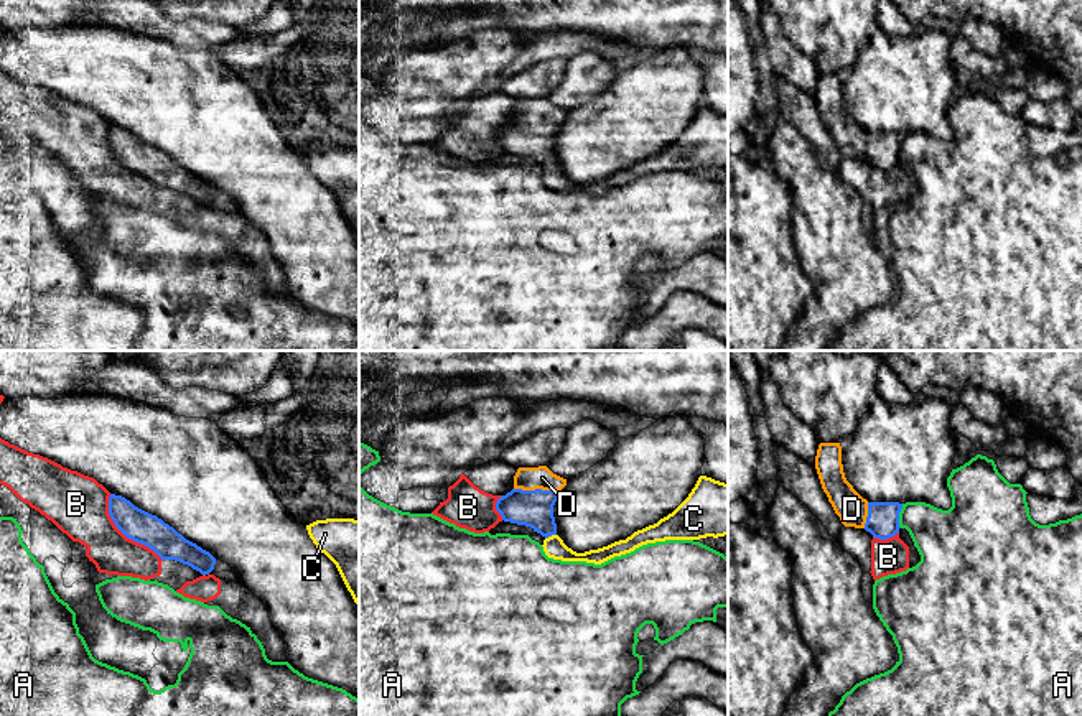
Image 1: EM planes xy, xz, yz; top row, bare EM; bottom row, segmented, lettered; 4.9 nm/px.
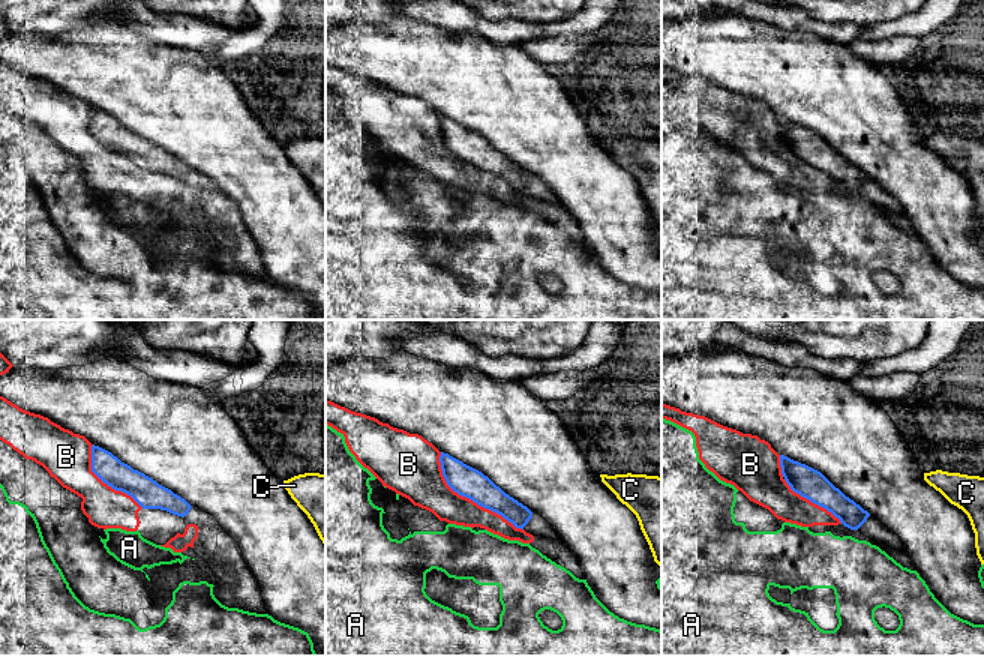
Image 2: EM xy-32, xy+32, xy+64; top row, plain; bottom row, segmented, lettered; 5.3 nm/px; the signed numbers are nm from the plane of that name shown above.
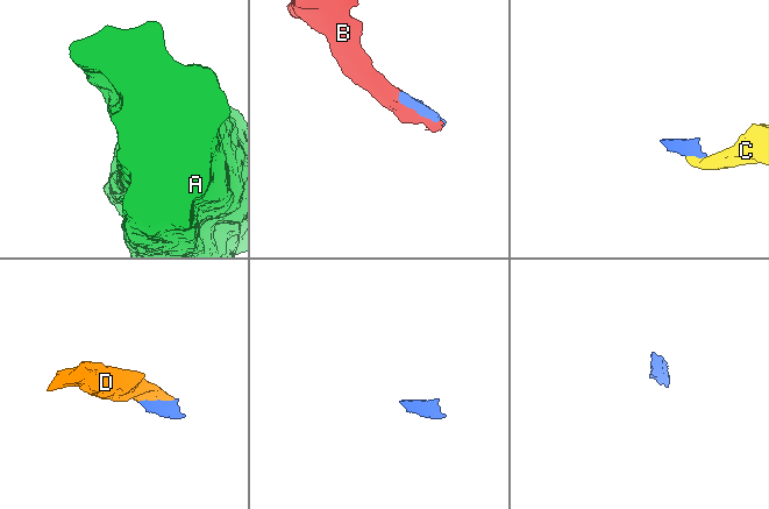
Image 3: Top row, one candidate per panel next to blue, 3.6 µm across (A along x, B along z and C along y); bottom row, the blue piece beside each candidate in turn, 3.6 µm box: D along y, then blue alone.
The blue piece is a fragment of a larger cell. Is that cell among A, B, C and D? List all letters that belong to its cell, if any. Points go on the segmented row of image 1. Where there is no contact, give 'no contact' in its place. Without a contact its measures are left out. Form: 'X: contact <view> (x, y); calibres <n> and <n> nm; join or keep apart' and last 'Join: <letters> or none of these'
A: contact yz (898, 516); calibres 160 and 280 nm; keep apart
B: contact xy (124, 534); calibres 160 and 280 nm; keep apart
C: contact xz (550, 535); calibres 180 and 110 nm; join
D: contact xz (536, 489); calibres 180 and 110 nm; join
Join: C, D

